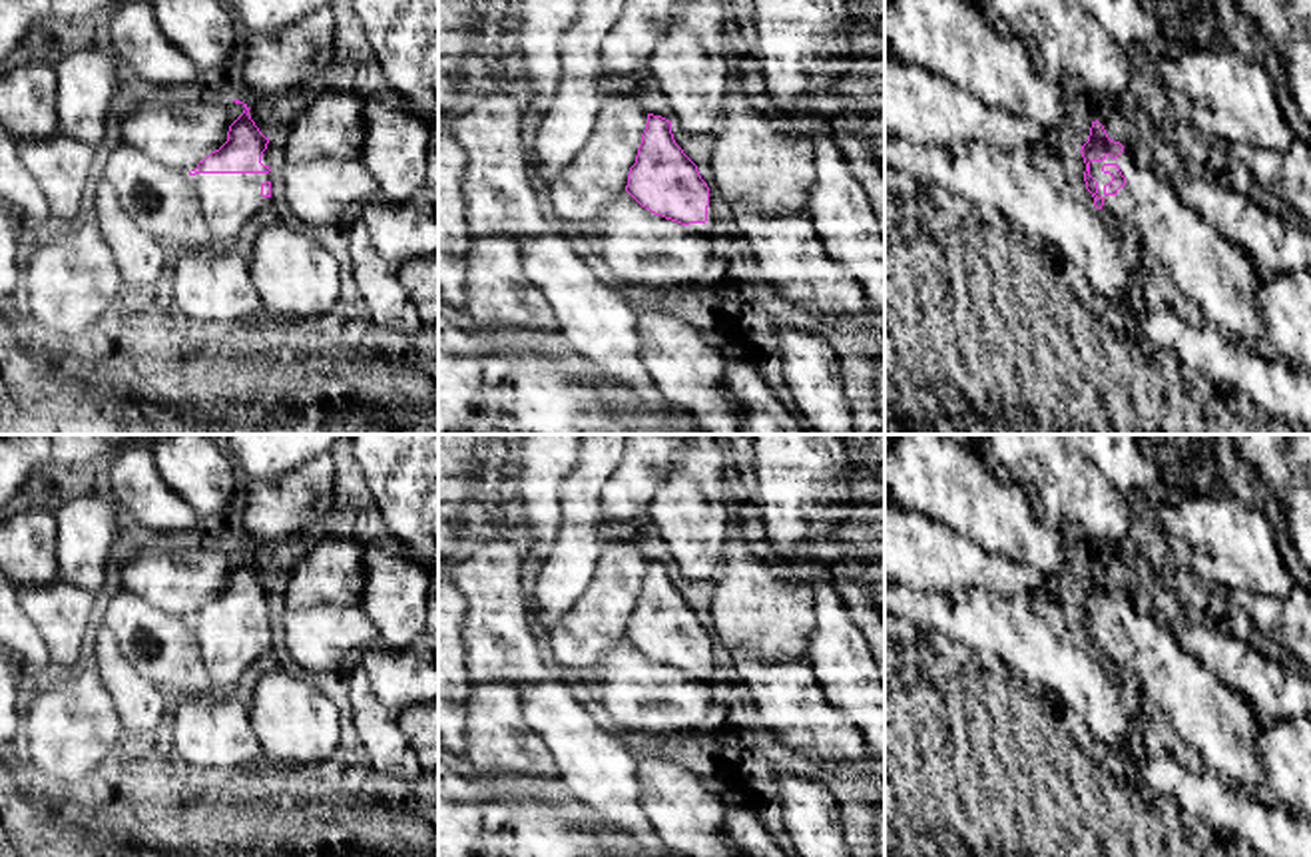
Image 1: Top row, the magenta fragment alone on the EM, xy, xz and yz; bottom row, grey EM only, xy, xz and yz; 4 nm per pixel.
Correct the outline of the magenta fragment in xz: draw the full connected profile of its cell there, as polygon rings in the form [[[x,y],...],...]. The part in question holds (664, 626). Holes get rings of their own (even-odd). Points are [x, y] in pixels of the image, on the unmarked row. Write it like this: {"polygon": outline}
{"polygon": [[[648,560],[626,638],[642,654],[697,682],[715,682],[721,676],[707,630],[675,590],[671,568],[661,562]]]}

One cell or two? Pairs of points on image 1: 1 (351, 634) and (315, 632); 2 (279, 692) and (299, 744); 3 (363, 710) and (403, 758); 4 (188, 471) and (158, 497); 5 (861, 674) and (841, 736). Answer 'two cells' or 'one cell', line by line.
1: one cell
2: one cell
3: one cell
4: two cells
5: two cells

